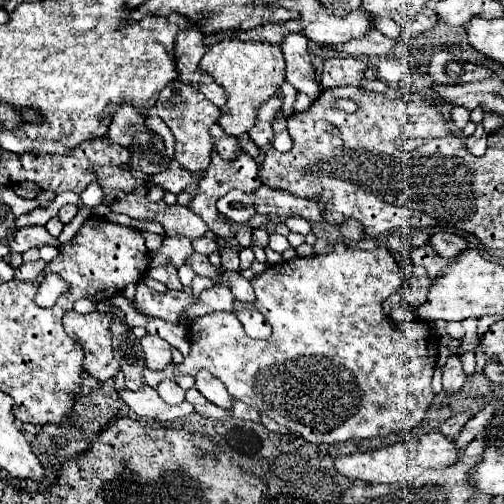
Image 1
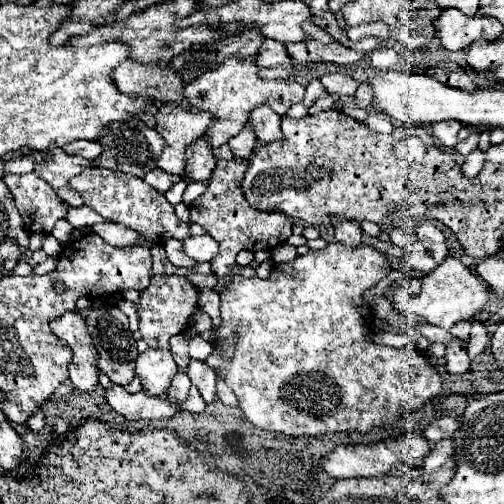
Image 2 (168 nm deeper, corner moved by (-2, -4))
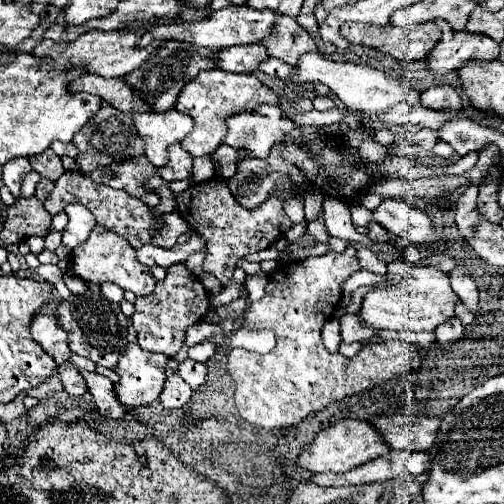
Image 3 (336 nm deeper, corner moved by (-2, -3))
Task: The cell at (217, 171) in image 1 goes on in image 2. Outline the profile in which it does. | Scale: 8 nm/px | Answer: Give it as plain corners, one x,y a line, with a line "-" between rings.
219,160
215,172
207,182
207,190
191,206
191,222
201,224
219,244
219,254
211,262
211,268
217,276
227,276
235,264
239,250
275,250
291,236
291,222
283,214
269,214
253,208
243,194
243,176
249,166
249,160

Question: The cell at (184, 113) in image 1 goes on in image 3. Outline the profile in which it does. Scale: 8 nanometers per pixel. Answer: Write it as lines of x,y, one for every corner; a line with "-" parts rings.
169,109
165,113
131,113
131,119
143,141
145,155
155,167
163,167
163,163
167,163
167,147
179,143
185,135
191,133
193,127
191,117
175,109

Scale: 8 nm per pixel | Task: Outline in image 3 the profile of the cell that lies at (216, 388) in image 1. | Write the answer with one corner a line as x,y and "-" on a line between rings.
185,359
183,363
179,363
177,367
177,373
193,387
201,387
201,383
205,381
205,375
207,375
207,367
203,363
197,363
193,359

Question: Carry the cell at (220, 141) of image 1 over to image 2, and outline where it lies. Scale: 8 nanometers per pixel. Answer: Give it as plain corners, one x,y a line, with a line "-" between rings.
199,138
191,148
187,150
189,154
189,164
187,164
187,178
191,180
207,180
209,174
217,166
217,158
213,154
211,144
207,144
205,138

